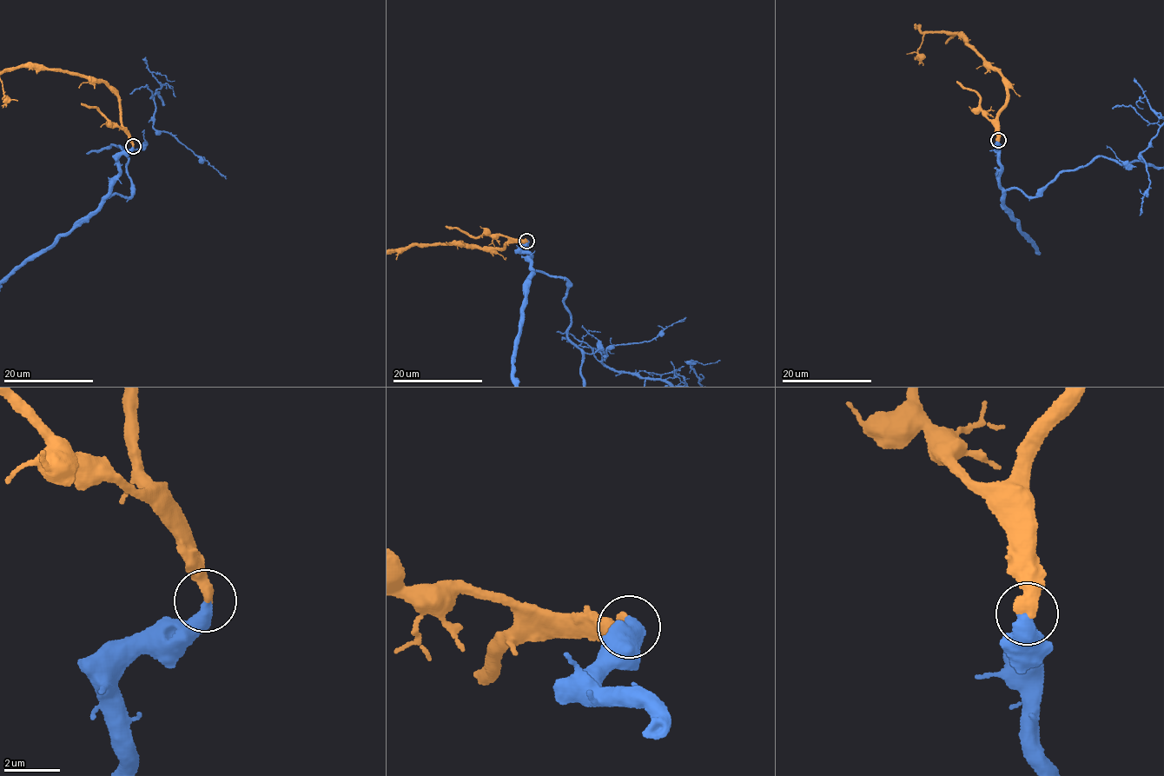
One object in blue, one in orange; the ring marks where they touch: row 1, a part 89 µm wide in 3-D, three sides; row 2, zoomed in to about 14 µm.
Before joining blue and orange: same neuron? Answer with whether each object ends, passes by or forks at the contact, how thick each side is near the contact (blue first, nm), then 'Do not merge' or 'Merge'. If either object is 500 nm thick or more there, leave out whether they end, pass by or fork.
Thickness 500 nm (blue) against 480 nm. Merge

